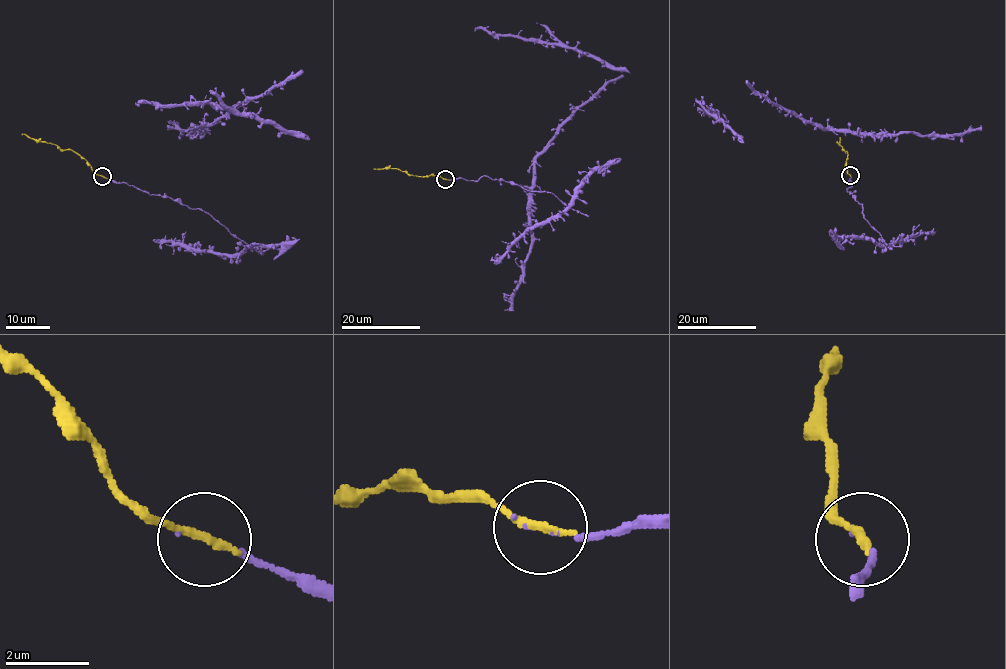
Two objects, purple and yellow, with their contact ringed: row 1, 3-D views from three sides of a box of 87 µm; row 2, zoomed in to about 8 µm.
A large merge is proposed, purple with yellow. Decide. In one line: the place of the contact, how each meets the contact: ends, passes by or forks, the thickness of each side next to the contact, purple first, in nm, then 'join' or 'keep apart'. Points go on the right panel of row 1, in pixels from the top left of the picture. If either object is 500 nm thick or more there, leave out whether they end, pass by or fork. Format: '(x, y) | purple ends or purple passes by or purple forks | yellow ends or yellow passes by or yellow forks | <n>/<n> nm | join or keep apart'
(850, 175) | purple ends | yellow ends | 50/240 nm | join

